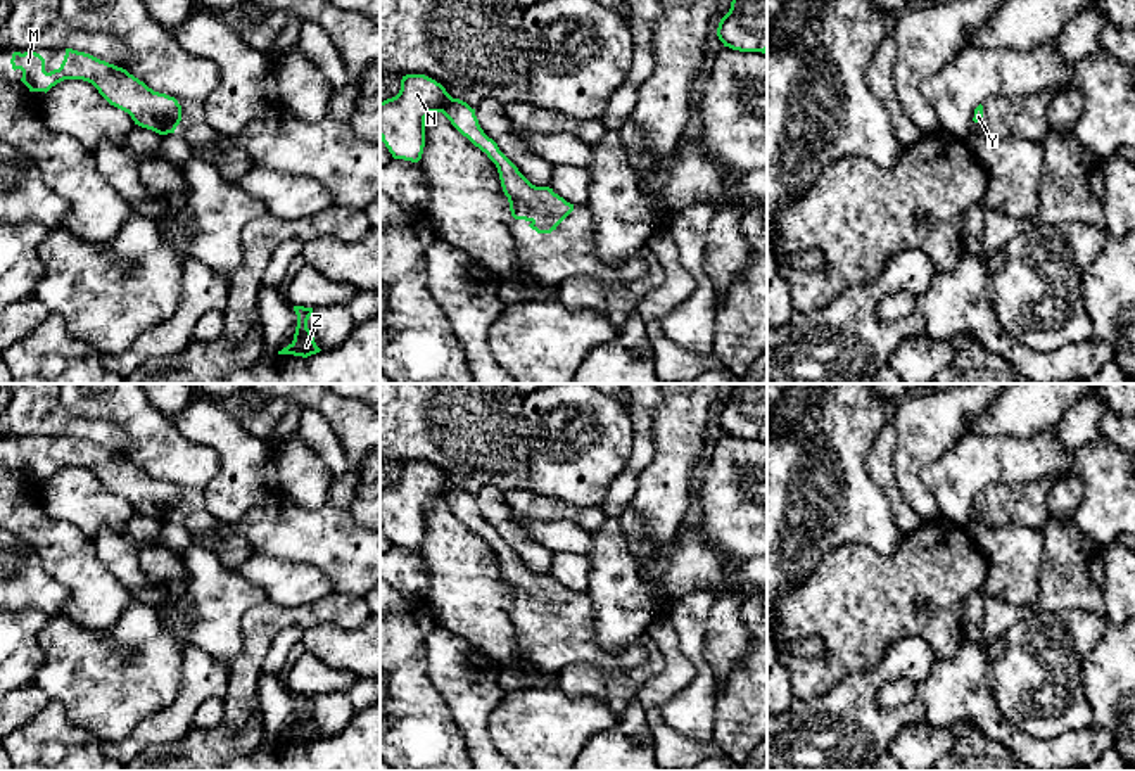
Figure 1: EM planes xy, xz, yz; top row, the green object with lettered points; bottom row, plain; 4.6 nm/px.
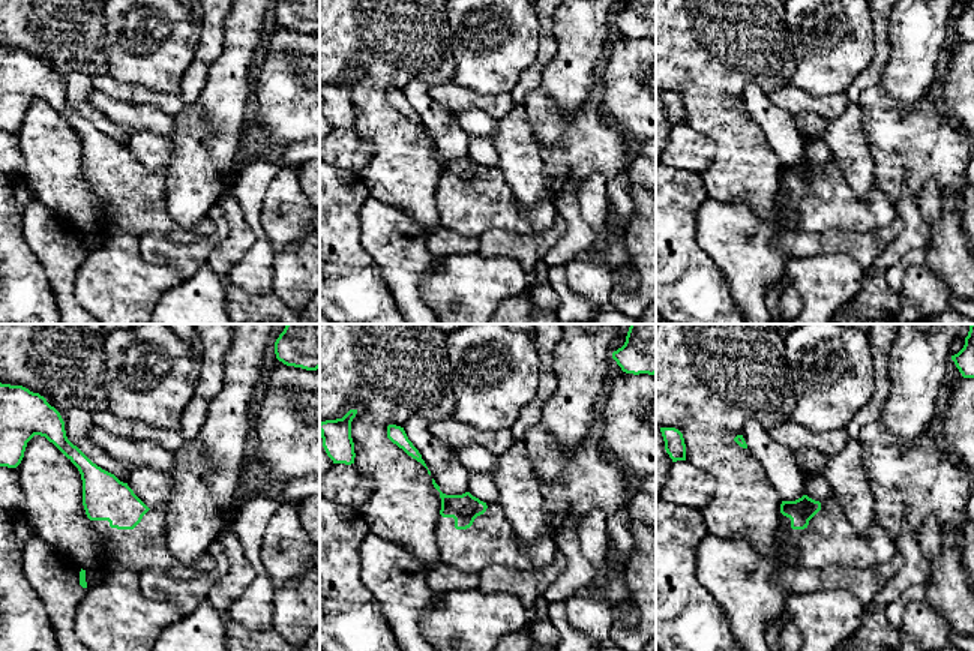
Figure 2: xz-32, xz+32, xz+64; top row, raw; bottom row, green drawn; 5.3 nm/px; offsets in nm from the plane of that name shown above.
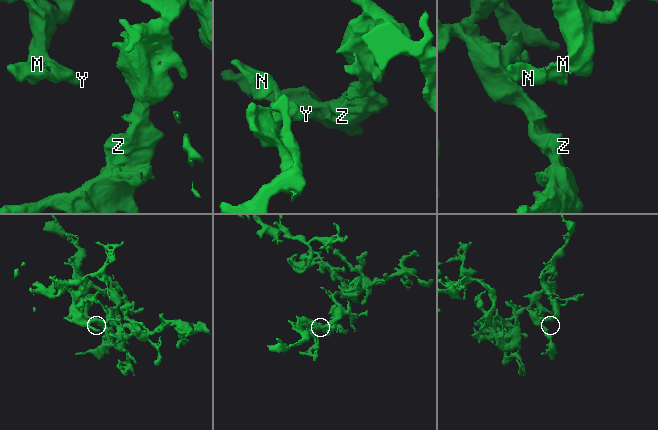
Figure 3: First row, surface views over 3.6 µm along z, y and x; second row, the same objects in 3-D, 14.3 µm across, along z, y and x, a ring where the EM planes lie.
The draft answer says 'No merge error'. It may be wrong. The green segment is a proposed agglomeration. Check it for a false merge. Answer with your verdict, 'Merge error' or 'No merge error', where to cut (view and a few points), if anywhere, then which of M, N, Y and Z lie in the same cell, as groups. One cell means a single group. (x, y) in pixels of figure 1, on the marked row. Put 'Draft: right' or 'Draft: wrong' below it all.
No merge error. No split. Groups: M N Y Z
Draft: right

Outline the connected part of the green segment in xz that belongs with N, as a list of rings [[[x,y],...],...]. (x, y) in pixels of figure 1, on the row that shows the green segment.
[[[425,74],[403,76],[399,93],[380,102],[380,138],[394,159],[411,162],[422,159],[425,147],[425,118],[430,112],[442,112],[463,137],[485,152],[496,164],[503,192],[508,197],[510,211],[515,220],[529,221],[529,226],[537,233],[551,233],[574,211],[574,204],[555,194],[553,188],[532,185],[499,150],[498,143],[484,133],[475,116],[475,109],[460,99],[453,99],[441,83]]]

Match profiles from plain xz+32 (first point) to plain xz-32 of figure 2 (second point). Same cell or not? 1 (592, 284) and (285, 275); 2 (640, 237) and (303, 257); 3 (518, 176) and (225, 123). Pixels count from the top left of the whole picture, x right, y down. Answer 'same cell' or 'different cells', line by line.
1: different cells
2: same cell
3: same cell

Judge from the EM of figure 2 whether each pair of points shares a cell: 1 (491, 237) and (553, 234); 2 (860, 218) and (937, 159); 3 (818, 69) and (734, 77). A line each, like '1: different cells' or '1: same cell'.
1: same cell
2: different cells
3: different cells

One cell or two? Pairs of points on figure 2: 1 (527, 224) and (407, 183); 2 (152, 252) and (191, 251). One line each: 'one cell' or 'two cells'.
1: two cells
2: one cell

